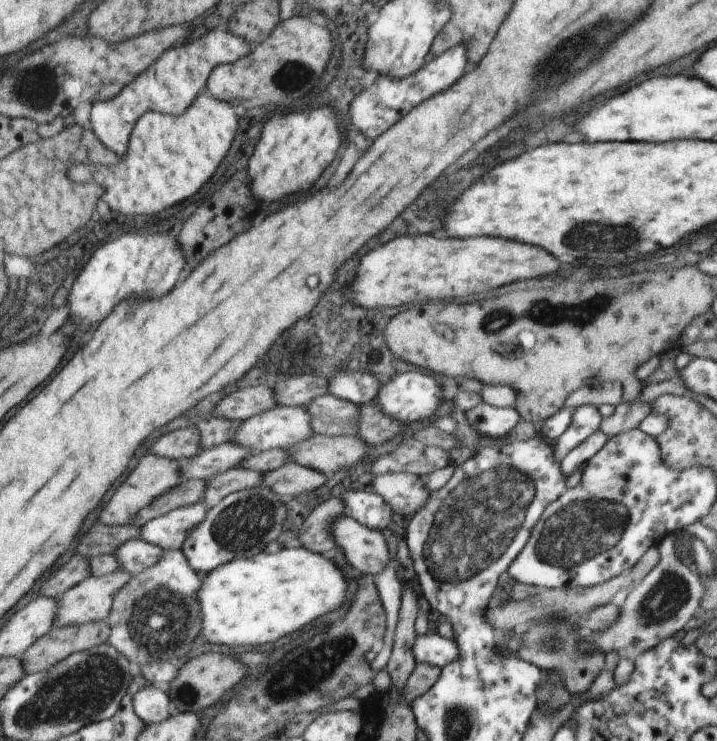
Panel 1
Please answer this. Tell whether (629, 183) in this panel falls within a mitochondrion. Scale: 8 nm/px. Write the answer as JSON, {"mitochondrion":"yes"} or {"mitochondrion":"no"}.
{"mitochondrion":"no"}

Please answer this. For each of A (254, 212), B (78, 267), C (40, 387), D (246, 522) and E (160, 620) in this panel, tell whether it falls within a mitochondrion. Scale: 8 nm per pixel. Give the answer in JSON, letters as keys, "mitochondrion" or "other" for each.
{"A":"other","B":"other","C":"other","D":"mitochondrion","E":"mitochondrion"}

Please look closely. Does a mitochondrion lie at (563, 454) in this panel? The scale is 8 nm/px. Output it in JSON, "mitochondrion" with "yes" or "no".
{"mitochondrion":"no"}

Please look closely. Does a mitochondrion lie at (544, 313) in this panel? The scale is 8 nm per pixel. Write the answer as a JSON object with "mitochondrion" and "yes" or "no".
{"mitochondrion":"yes"}

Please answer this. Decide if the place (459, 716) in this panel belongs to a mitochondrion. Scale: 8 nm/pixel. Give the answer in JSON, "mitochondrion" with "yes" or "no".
{"mitochondrion":"yes"}

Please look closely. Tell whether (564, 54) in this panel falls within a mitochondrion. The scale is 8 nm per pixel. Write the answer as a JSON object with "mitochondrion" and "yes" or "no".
{"mitochondrion":"yes"}

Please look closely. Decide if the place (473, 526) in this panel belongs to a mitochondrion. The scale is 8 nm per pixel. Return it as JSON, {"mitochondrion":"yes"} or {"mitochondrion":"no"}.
{"mitochondrion":"yes"}

